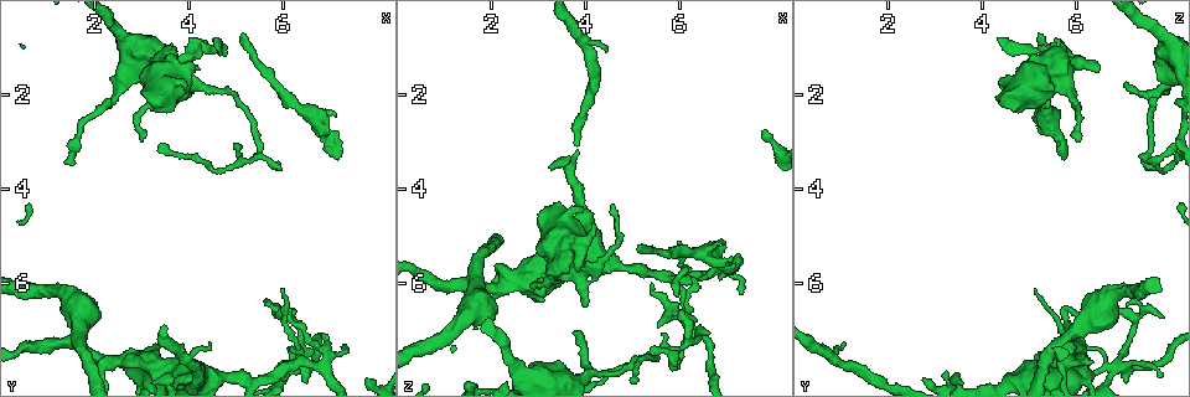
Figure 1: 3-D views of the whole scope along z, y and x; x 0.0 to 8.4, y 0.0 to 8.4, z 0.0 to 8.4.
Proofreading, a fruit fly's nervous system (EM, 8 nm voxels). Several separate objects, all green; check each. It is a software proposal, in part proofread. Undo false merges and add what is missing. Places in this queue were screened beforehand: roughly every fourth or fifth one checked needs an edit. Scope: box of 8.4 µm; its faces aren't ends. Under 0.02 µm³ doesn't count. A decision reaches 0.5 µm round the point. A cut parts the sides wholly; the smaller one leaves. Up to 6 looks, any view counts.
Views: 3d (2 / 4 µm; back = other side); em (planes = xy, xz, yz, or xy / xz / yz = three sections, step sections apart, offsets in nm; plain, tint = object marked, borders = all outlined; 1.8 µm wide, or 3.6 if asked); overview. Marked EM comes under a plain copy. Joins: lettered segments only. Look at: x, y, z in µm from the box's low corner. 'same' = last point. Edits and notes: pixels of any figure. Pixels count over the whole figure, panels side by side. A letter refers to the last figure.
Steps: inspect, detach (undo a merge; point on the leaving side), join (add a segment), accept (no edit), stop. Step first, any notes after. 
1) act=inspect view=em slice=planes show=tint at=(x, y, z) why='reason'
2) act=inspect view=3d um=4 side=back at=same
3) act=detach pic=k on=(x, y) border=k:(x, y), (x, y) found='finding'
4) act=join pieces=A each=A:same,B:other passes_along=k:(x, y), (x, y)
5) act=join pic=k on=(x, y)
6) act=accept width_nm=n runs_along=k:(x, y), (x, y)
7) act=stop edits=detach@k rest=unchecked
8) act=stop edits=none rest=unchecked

act=inspect view=3d um=4 at=(4.40, 7.20, 1.05) why='branch stops here'

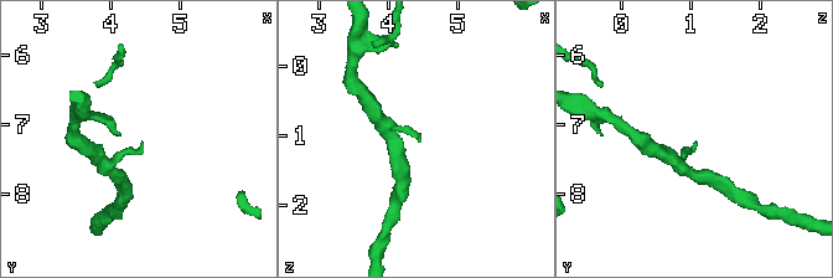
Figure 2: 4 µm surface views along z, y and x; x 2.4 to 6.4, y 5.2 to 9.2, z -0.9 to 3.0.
act=inspect view=em slice=planes show=borders at=(4.45, 7.25, 1.10)

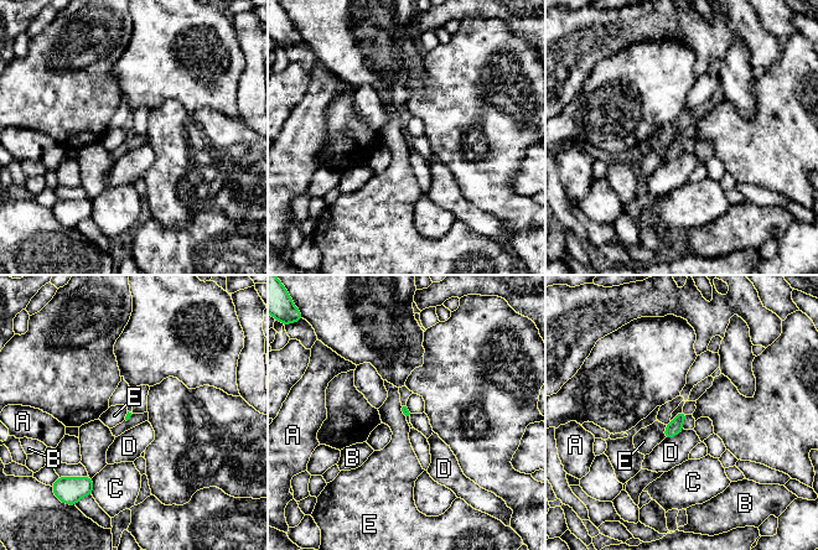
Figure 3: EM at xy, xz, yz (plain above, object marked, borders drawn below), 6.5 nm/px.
act=accept longest_contact=D:140nm each=A:other,B:other,C:other,D:other,E:other border=3:(667, 425), (663, 437) found='no lettered segment goes on from it'

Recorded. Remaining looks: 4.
act=inspect view=em slice=planes show=tint at=(3.20, 2.15, 4.40)

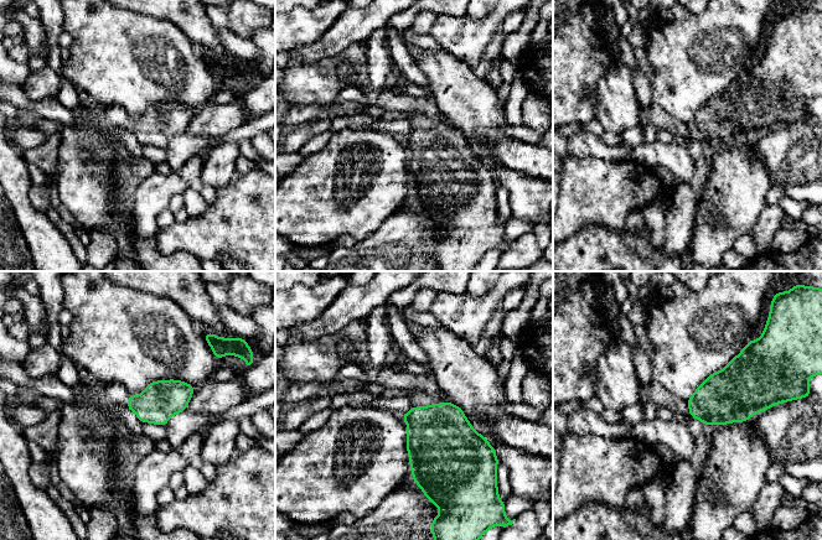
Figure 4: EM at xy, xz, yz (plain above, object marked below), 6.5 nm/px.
act=inspect view=em slice=planes show=borders at=same why='see the neighbours'

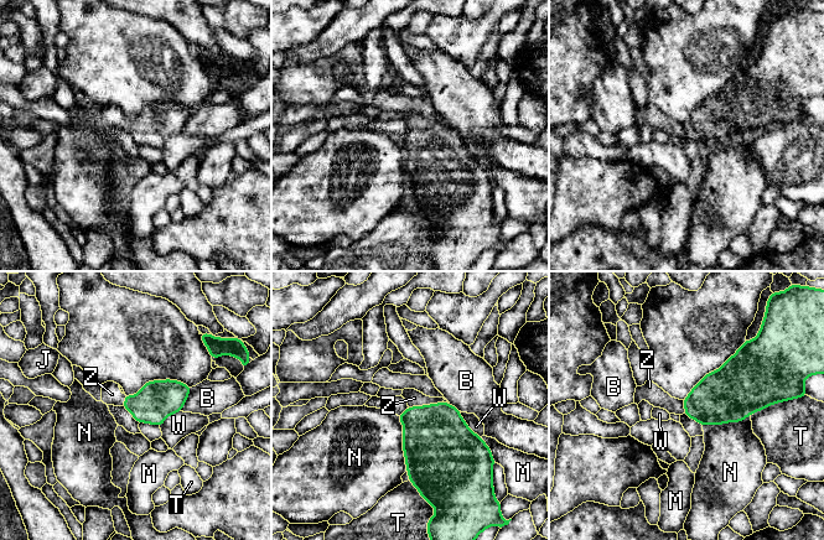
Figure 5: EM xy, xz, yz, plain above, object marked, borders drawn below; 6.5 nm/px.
act=join pieces=Z width_nm=260 each=B:other,J:other,M:other,N:other,T:other,W:other,Z:same passes_along=5:(436, 442), (426, 405), (414, 398) found='it goes on there'

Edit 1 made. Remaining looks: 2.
act=inspect view=3d um=2 at=(3.95, 1.45, 6.55) why='free end'

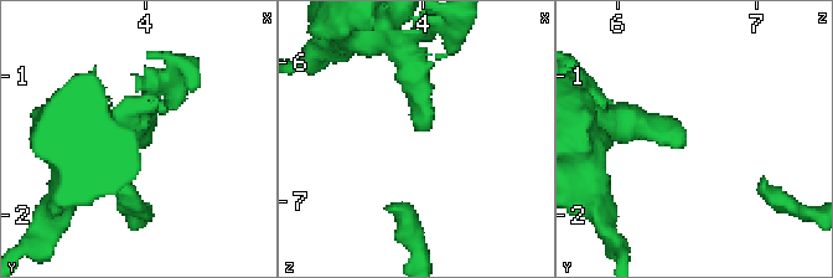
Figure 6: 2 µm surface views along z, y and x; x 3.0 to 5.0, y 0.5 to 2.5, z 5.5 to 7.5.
act=inspect view=em um=3.6 slice=xy step=16 show=borders at=(4.02, 1.46, 6.52)

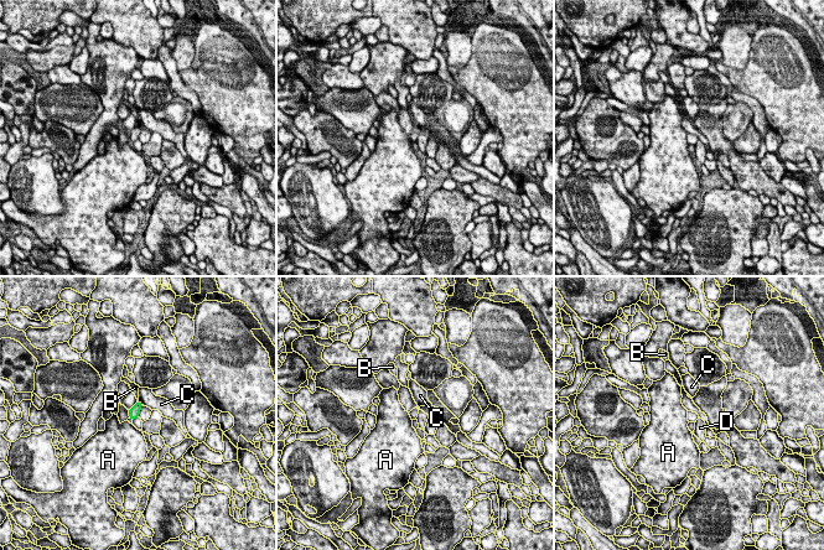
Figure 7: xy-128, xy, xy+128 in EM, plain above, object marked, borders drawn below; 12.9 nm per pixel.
act=accept each=A:other,B:other,C:other,D:other border=7:(143, 405), (138, 415) found='none of them fits'

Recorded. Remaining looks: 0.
act=stop edits=join@5 rest=unchecked

